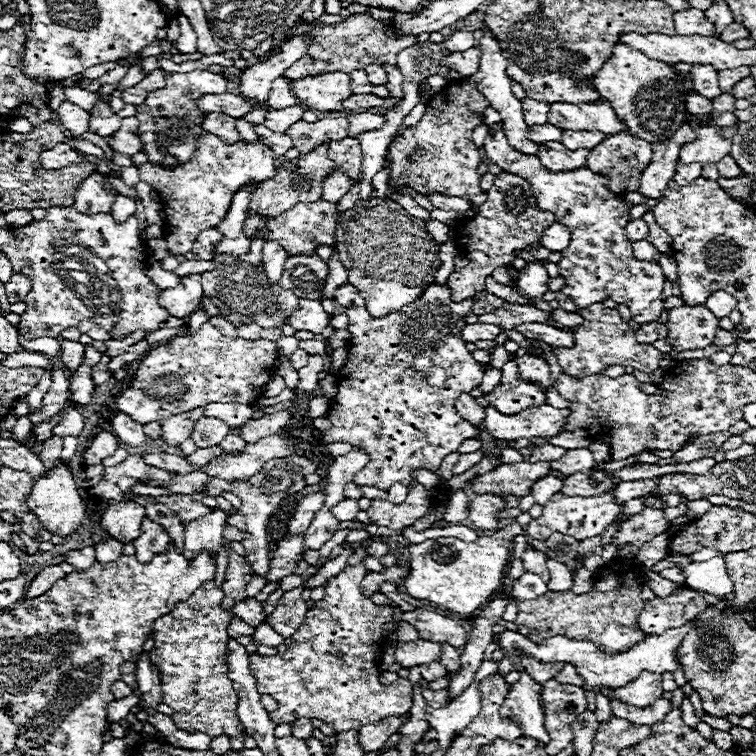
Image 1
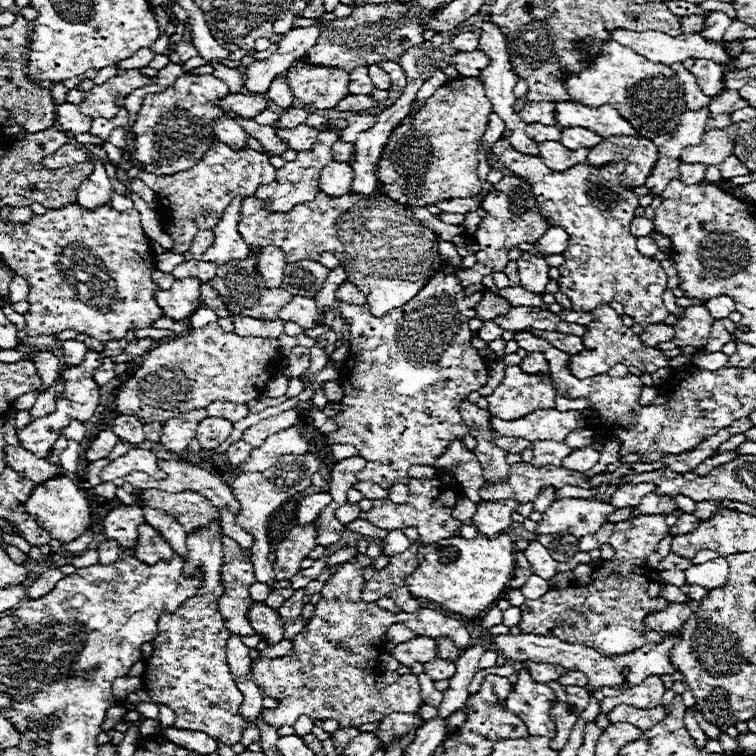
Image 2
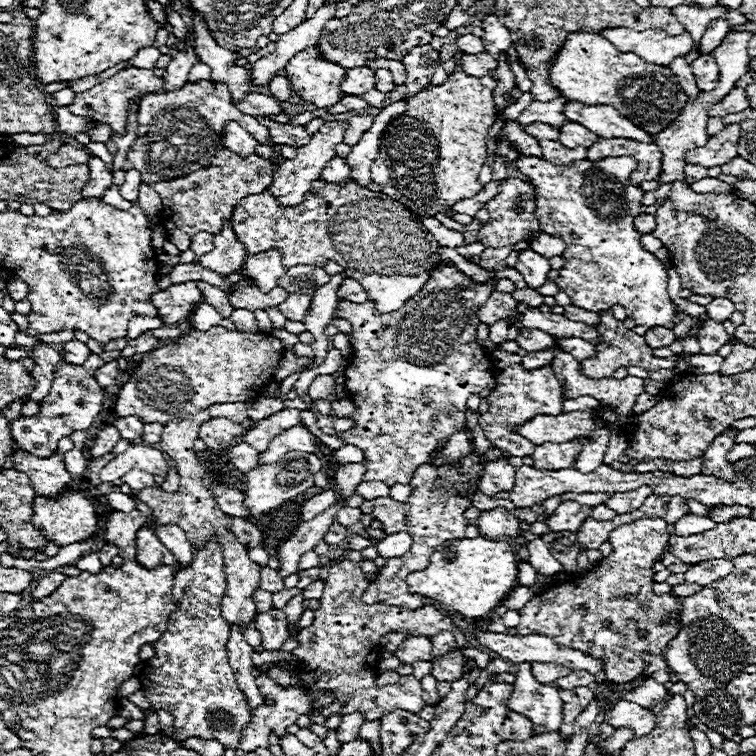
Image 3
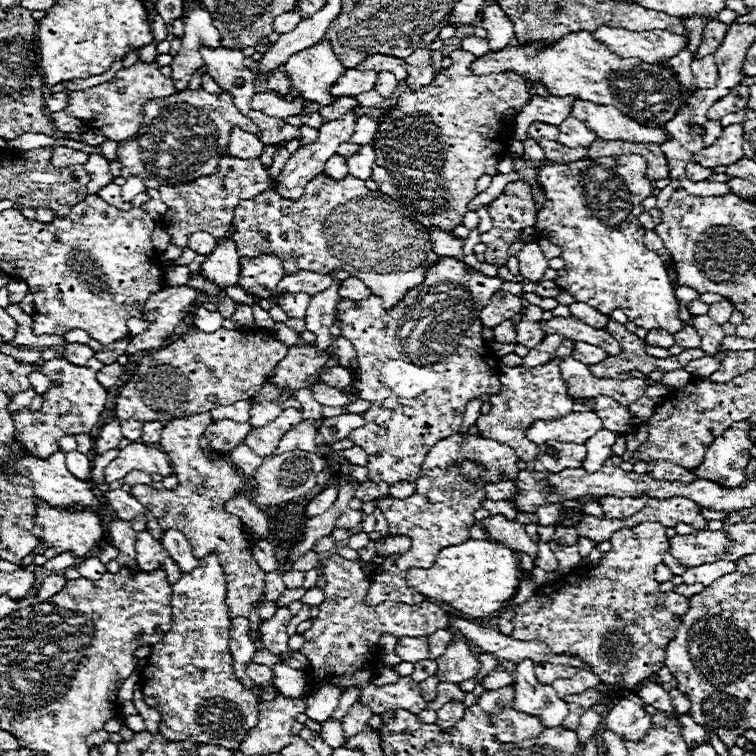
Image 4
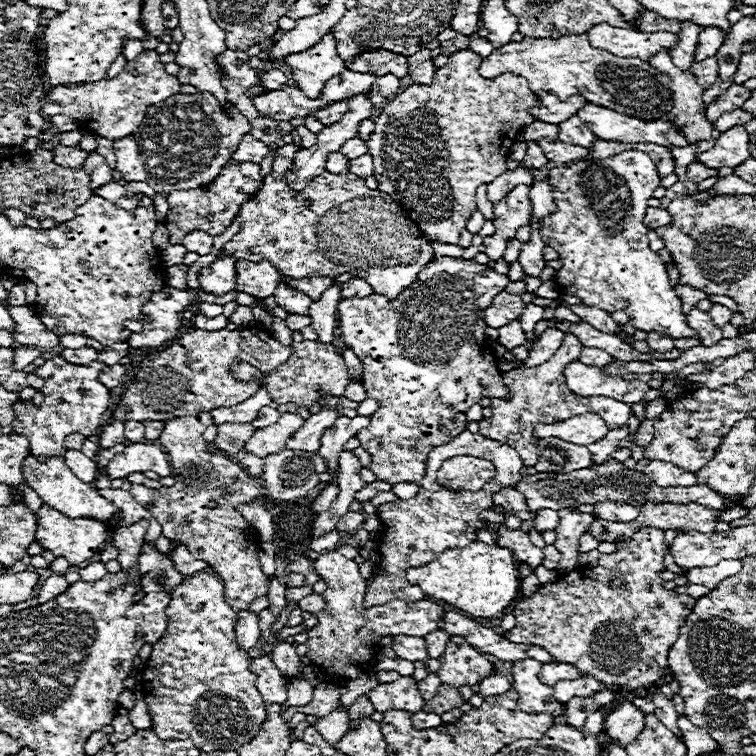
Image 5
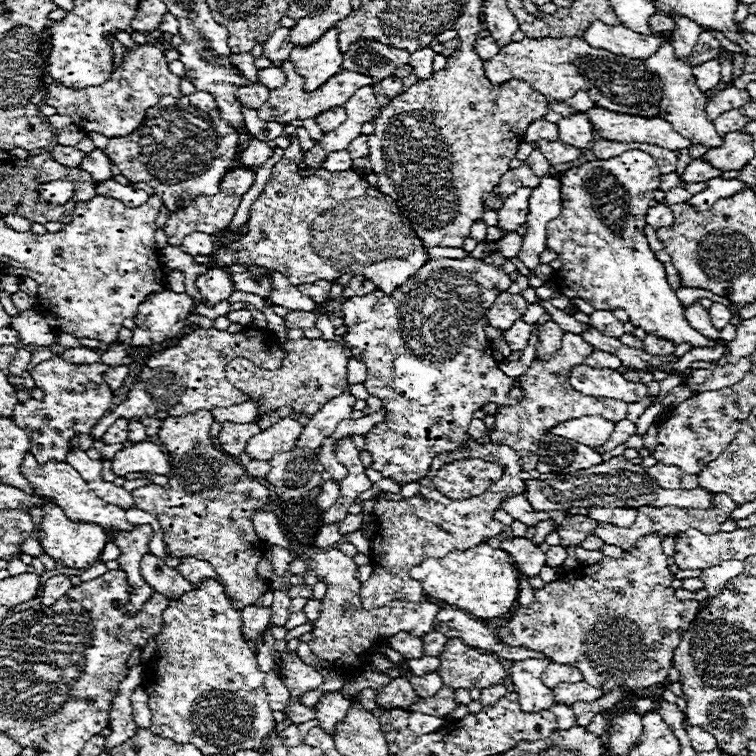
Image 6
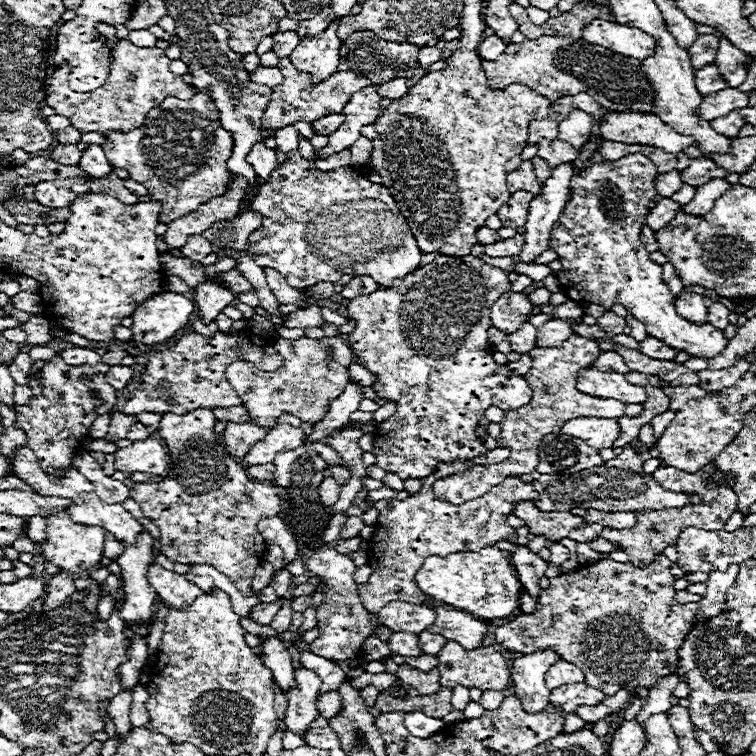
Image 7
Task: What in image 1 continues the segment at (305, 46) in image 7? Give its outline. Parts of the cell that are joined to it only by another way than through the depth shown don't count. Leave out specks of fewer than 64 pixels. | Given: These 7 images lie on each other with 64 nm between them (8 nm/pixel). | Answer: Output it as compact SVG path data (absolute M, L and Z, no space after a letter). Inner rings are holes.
M342 72L304 76L300 80L290 80L290 84L302 106L320 112L340 112L342 102L352 94L350 76Z

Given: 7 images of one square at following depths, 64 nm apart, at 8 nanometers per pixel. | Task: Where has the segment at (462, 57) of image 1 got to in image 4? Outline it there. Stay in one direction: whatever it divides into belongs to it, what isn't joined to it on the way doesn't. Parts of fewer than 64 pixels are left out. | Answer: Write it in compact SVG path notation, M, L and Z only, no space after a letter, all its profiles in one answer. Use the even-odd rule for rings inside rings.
M588 32L566 34L552 46L544 46L542 42L530 42L526 46L506 46L504 50L486 54L486 58L476 58L472 70L478 76L488 76L488 74L498 74L498 72L516 72L530 80L532 92L534 92L534 84L540 80L544 84L544 88L554 96L560 96L560 98L576 96L580 100L588 100L594 104L614 106L614 108L622 110L622 114L626 114L628 118L634 118L636 122L646 122L646 126L660 126L660 124L668 122L670 118L674 118L674 114L680 110L680 100L682 100L680 84L676 82L676 78L670 70L662 70L656 64L642 62L640 58L616 56L606 46L596 42Z

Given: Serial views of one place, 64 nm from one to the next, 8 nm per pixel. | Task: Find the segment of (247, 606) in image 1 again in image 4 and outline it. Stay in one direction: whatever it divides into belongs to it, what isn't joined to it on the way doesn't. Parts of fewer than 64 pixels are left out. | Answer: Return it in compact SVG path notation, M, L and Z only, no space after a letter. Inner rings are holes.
M278 608L274 618L268 622L260 624L260 634L262 634L262 644L266 650L270 650L272 654L290 654L292 650L288 648L288 622L290 622L292 614L290 610Z

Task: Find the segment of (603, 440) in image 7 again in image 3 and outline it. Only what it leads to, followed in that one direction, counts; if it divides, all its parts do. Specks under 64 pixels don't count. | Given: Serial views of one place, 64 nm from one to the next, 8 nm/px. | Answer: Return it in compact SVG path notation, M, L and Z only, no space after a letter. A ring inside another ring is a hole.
M566 412L560 416L538 416L518 426L518 434L534 444L542 442L570 442L580 436L590 436L600 426L592 412Z

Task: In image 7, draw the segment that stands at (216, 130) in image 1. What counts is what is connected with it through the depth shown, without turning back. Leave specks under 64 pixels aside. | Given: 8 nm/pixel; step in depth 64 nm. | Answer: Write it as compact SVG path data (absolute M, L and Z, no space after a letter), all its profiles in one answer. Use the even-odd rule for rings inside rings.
M262 142L258 146L254 146L254 150L250 152L250 164L254 166L254 170L258 170L258 176L268 182L270 172L274 170L274 166L278 166L278 158L276 158L276 150L266 148Z

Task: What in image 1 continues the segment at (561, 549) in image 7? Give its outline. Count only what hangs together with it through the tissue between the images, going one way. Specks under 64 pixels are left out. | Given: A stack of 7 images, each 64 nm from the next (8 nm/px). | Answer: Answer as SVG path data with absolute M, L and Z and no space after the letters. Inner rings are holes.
M528 548L524 552L524 566L526 566L526 570L532 572L532 574L538 574L544 582L548 582L548 576L550 576L550 570L546 568L546 562L548 562L548 554L542 552L542 550Z

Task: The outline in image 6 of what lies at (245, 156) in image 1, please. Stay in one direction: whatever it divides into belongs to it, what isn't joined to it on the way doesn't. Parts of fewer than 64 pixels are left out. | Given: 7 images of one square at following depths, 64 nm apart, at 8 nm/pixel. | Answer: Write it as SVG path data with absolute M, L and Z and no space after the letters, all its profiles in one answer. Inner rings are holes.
M248 168L248 170L230 170L230 172L226 174L226 178L222 178L222 182L220 182L220 192L218 192L218 194L214 194L212 198L206 198L206 196L196 198L188 208L184 208L184 210L180 210L180 212L168 216L168 222L166 222L166 228L164 228L164 232L166 232L166 236L168 236L168 244L170 244L170 246L182 246L184 236L186 236L186 234L192 234L192 232L214 234L214 230L224 230L224 228L230 224L232 216L236 214L242 196L244 196L244 194L248 192L248 188L254 184L254 174L256 174L256 172L254 172L252 168Z

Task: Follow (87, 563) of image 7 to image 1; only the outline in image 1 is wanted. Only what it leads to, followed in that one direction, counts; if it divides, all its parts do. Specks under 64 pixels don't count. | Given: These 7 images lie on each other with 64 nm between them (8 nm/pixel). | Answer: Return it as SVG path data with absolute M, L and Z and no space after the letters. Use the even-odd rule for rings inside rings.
M58 462L46 476L34 480L34 488L28 498L28 508L36 514L36 518L42 522L42 526L46 526L46 530L50 530L56 536L72 536L82 526L82 520L86 514L84 500L80 498L74 478L72 478L70 470L66 466L62 466L62 462Z

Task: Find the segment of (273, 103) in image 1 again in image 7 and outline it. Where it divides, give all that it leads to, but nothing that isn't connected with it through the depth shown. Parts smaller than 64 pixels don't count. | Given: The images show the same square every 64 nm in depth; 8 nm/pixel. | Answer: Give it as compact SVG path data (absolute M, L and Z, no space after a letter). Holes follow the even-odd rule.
M258 66L258 68L250 74L250 78L252 78L254 82L262 82L262 84L266 84L266 86L270 86L270 88L284 82L282 72L280 72L280 68L276 68L276 66Z

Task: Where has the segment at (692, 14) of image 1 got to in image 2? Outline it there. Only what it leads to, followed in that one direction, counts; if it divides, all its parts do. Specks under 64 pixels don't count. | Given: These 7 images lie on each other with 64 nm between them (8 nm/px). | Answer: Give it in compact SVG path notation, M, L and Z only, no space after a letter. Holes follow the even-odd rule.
M690 16L690 18L682 18L682 30L684 32L702 32L706 28L706 24L698 18L698 16Z

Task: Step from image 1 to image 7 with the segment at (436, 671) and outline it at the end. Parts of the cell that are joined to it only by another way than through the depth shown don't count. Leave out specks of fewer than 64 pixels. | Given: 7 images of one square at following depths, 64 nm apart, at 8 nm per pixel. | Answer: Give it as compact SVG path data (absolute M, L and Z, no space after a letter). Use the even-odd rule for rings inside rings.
M446 642L446 646L438 652L438 670L440 670L440 686L454 688L478 688L478 690L508 690L512 686L512 678L506 666L508 656L498 650L498 646L478 646L476 650L466 650L458 642Z

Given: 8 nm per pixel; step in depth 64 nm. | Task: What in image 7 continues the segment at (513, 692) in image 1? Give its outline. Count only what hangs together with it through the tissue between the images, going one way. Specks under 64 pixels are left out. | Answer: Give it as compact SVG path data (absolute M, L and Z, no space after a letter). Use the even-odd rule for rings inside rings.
M538 650L526 654L522 658L514 658L510 666L510 676L514 684L514 692L520 698L524 710L542 712L550 702L550 690L546 688L546 672L548 668L558 662L558 654L554 650Z

